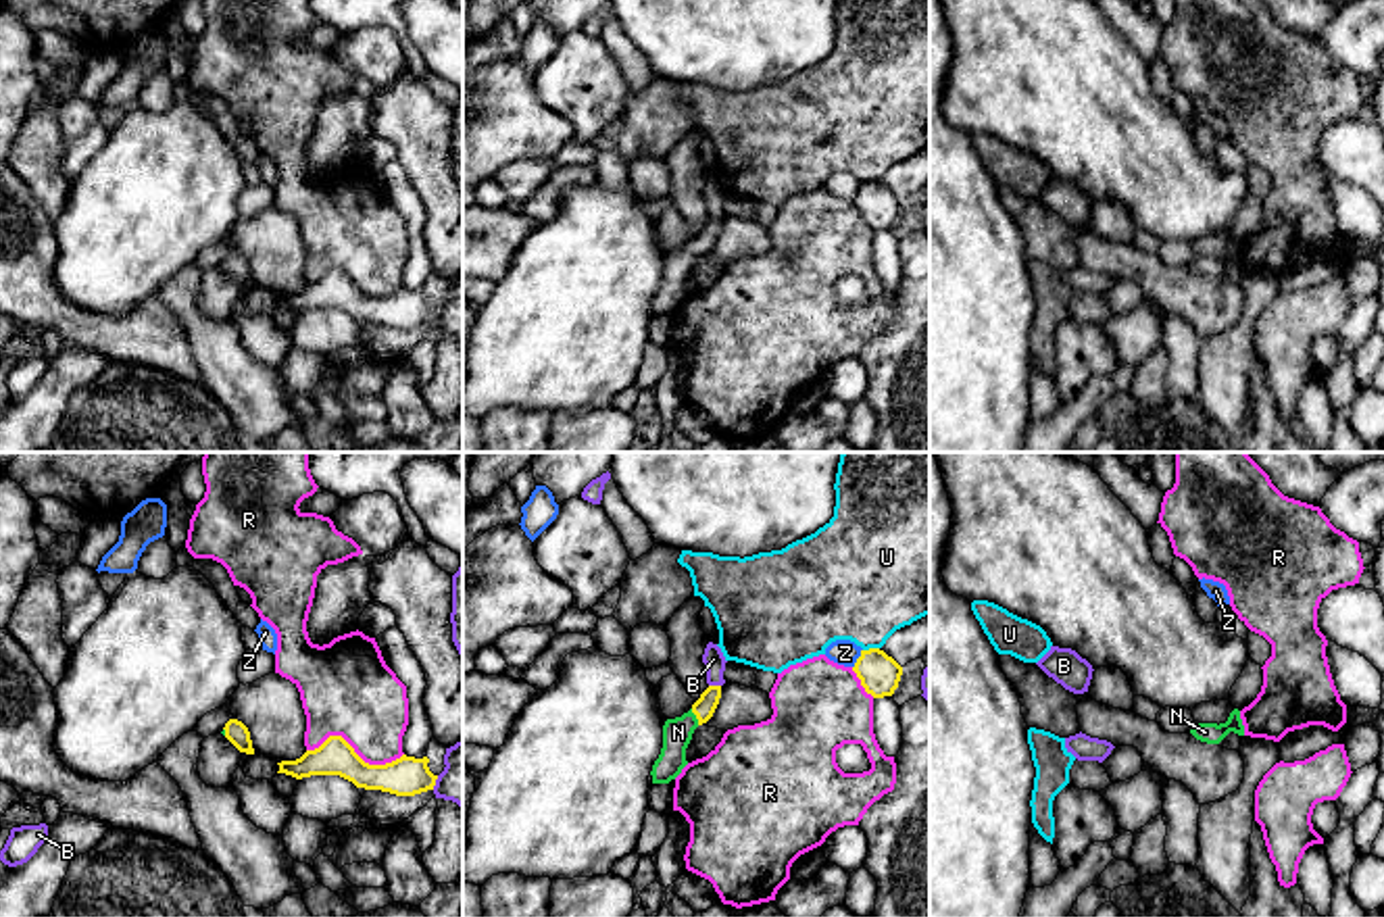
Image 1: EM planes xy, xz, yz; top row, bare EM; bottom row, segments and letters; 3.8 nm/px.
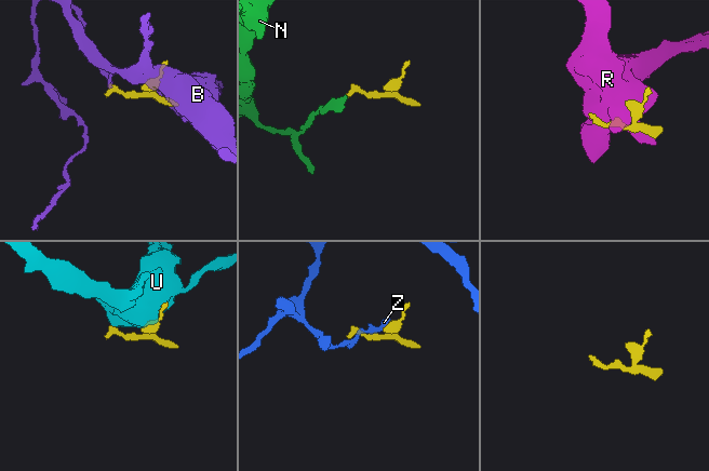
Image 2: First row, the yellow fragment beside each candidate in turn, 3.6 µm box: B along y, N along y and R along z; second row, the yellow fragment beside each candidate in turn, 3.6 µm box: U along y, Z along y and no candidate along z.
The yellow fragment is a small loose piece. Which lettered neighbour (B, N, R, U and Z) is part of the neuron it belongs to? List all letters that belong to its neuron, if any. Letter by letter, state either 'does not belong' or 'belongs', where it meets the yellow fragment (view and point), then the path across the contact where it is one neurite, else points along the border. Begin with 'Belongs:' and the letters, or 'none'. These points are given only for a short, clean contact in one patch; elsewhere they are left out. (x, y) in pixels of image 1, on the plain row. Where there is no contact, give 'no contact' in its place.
Belongs: N
B: does not belong | xz (715, 219)
N: belongs | xz (697, 251) | across xz (709, 232), (697, 251), (678, 265)
R: does not belong | xy (353, 284)
U: does not belong | xz (870, 182)
Z: does not belong | xz (857, 192) | along xz (861, 182), (853, 201)

